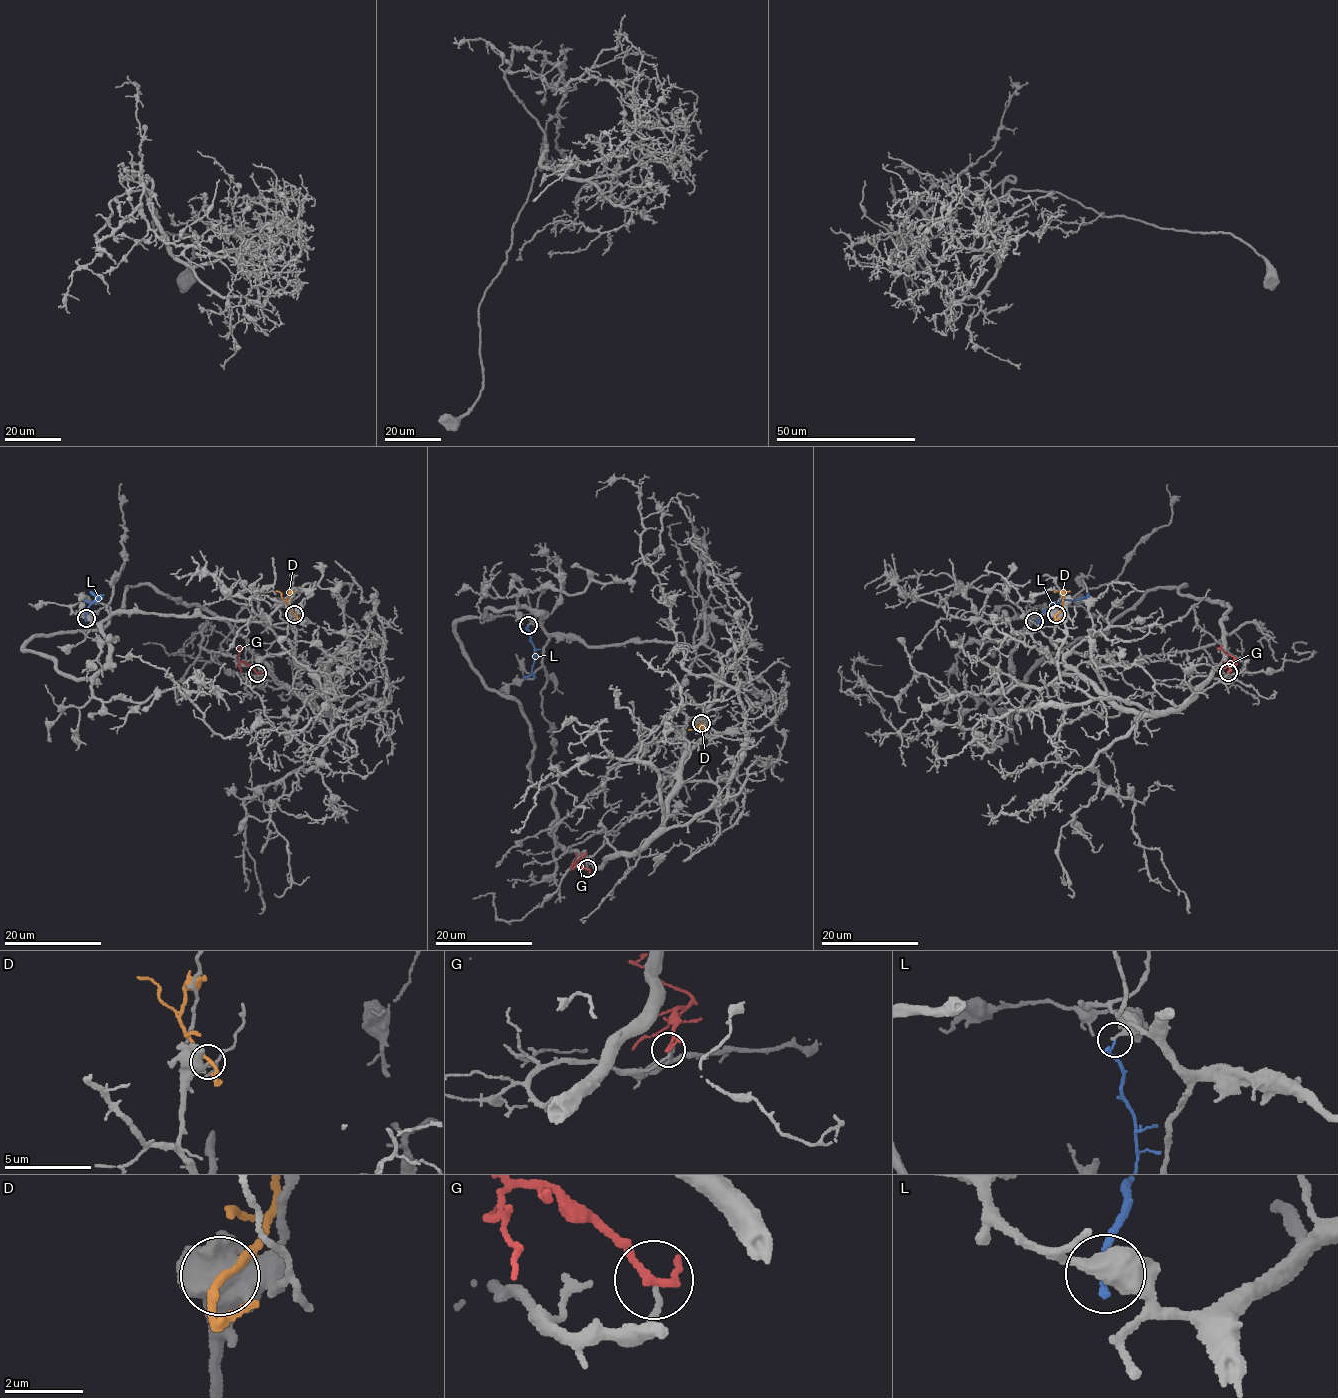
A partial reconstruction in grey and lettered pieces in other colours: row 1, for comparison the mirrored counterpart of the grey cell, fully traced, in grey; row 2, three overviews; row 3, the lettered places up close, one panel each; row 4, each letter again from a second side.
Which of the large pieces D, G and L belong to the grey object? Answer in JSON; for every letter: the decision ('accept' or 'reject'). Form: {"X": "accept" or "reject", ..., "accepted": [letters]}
{"D": "reject", "G": "reject", "L": "reject", "accepted": []}

